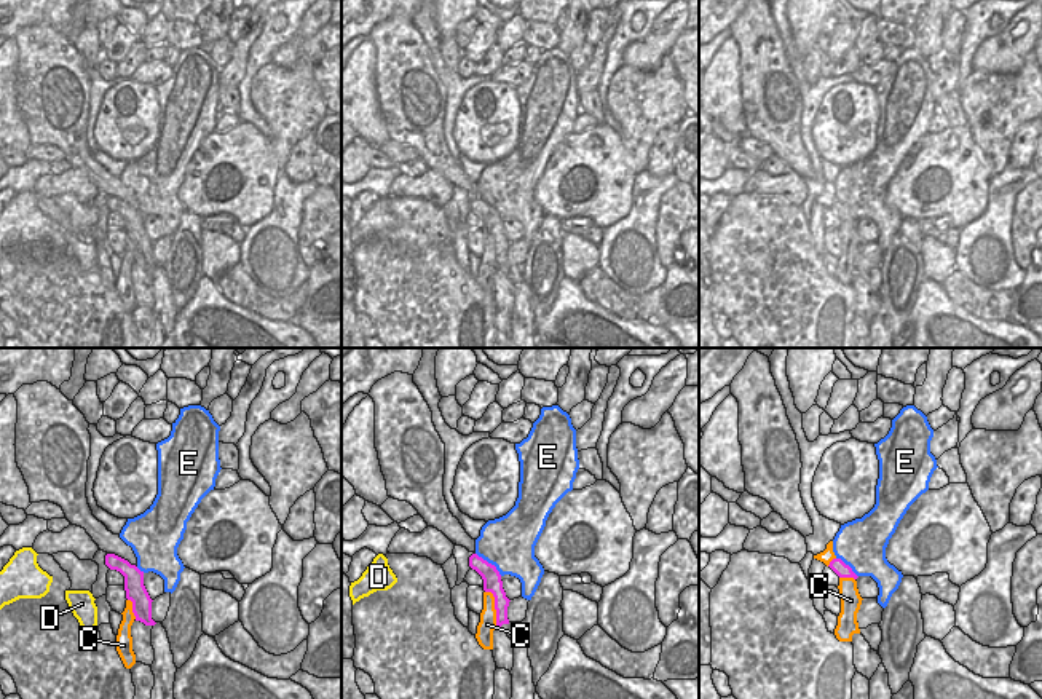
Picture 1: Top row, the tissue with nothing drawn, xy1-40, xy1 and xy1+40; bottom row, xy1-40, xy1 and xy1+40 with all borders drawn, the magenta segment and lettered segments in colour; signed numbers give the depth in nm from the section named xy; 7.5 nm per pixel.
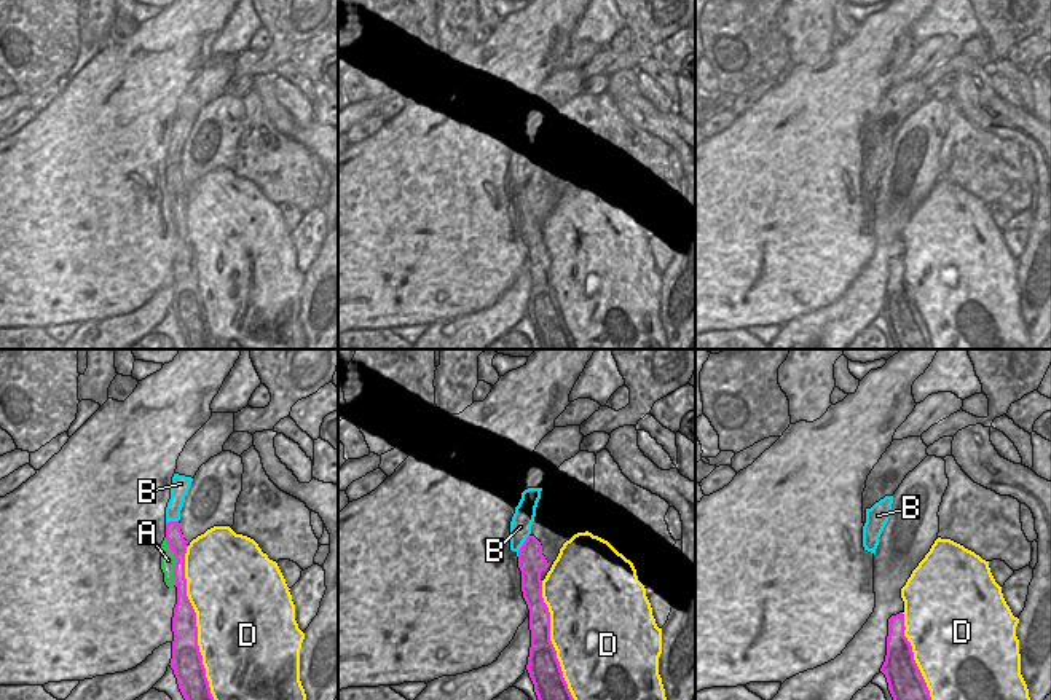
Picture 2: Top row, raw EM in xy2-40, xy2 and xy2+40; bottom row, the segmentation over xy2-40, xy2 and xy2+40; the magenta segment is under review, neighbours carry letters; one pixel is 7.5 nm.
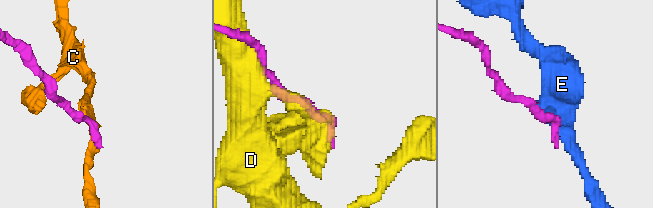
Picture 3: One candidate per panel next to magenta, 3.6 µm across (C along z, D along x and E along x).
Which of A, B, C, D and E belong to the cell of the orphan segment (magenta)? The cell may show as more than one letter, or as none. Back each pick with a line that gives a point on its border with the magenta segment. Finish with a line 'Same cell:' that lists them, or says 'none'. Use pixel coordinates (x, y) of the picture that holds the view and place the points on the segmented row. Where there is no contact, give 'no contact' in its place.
A: contact xy2-40 (177, 562)
Same cell: A

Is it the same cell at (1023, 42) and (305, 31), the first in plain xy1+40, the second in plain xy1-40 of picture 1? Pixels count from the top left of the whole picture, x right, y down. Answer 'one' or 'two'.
one

